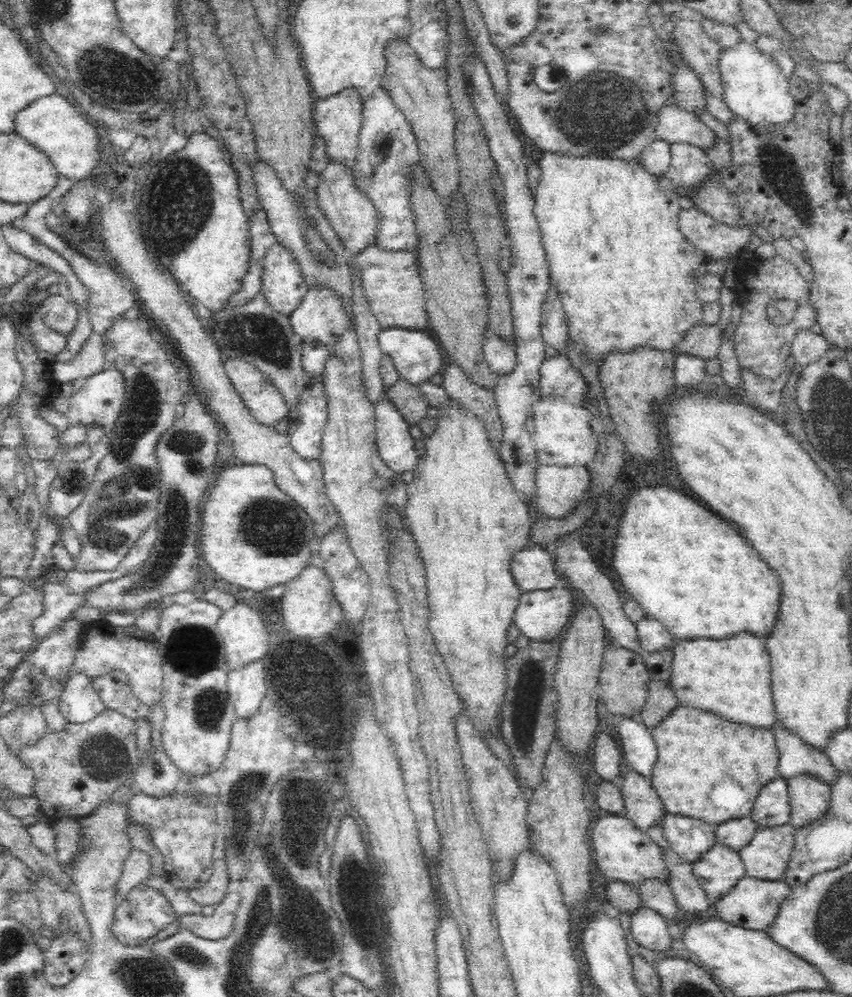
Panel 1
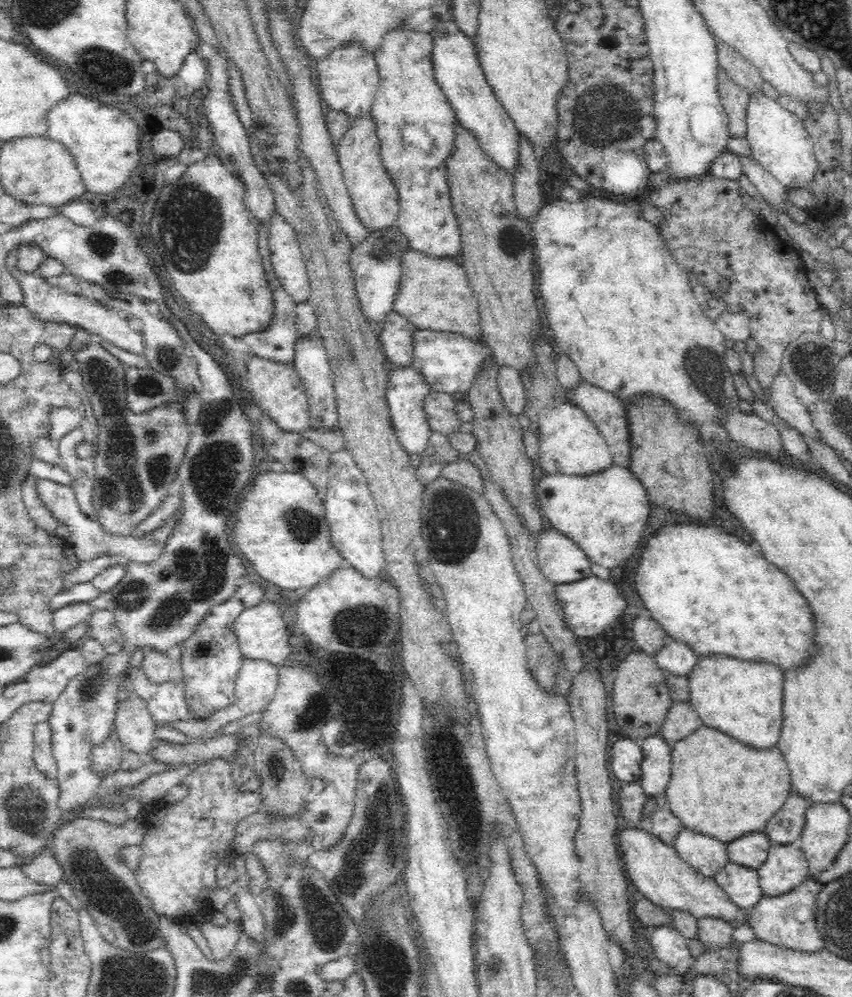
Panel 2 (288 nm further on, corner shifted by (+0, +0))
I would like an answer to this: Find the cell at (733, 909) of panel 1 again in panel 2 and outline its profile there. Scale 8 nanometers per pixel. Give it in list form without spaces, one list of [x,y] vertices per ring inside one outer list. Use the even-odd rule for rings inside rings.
[[[814,878],[802,880],[788,892],[782,892],[778,896],[766,896],[762,892],[762,898],[746,910],[746,920],[744,920],[744,930],[748,936],[766,940],[770,944],[782,946],[782,948],[794,948],[794,950],[804,950],[804,952],[814,952],[822,948],[822,938],[816,932],[814,924],[814,912],[816,912],[816,892],[822,888],[820,882]]]

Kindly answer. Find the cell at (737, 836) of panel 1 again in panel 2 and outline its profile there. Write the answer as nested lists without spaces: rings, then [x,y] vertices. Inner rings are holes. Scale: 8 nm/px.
[[[762,830],[762,832],[744,832],[732,840],[726,842],[726,852],[728,858],[736,864],[744,864],[750,868],[758,868],[768,854],[768,846],[770,846],[770,836]]]

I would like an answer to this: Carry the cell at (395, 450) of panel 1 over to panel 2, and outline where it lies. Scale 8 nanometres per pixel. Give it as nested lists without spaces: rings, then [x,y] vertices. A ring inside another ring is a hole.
[[[410,366],[408,368],[392,368],[390,370],[384,398],[386,398],[386,406],[388,406],[388,414],[390,414],[390,426],[394,430],[396,442],[408,456],[420,454],[428,446],[432,430],[430,430],[430,426],[426,422],[426,416],[422,412],[422,400],[424,400],[424,396],[430,390],[432,388],[428,384],[424,384],[422,376],[418,372],[414,372]]]

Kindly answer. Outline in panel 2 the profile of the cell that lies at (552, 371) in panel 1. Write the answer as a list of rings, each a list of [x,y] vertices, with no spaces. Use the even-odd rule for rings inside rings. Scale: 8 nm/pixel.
[[[580,378],[574,386],[566,386],[564,388],[564,396],[568,398],[568,402],[580,406],[586,416],[594,422],[594,426],[598,428],[598,432],[602,434],[602,438],[606,440],[610,452],[612,452],[612,458],[614,458],[614,464],[616,466],[622,466],[622,468],[628,468],[630,466],[630,428],[628,428],[628,420],[626,420],[626,414],[624,414],[624,408],[622,408],[622,400],[604,390],[604,388],[598,388],[594,384],[590,384],[588,380]]]

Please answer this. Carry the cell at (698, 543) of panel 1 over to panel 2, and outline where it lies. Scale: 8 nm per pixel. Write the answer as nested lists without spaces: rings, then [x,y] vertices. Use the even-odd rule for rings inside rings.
[[[688,520],[688,522],[680,522],[680,524],[670,524],[668,522],[662,528],[658,528],[650,538],[646,538],[646,542],[642,542],[642,544],[644,544],[644,548],[640,550],[640,556],[636,560],[638,564],[634,568],[634,576],[636,576],[634,588],[638,590],[642,602],[646,604],[646,612],[650,610],[648,616],[652,616],[672,636],[672,640],[690,644],[696,650],[696,654],[722,652],[722,654],[736,656],[736,658],[744,658],[744,660],[766,660],[766,662],[778,664],[782,670],[784,668],[798,668],[804,662],[804,658],[810,654],[808,648],[812,646],[812,630],[814,630],[814,624],[812,622],[814,622],[814,618],[810,614],[808,602],[798,592],[798,588],[794,586],[792,578],[788,578],[778,566],[770,564],[762,556],[762,550],[758,550],[754,544],[746,544],[740,538],[736,538],[736,536],[732,536],[728,532],[722,532],[720,526],[710,526],[710,522],[700,522],[700,520]]]

